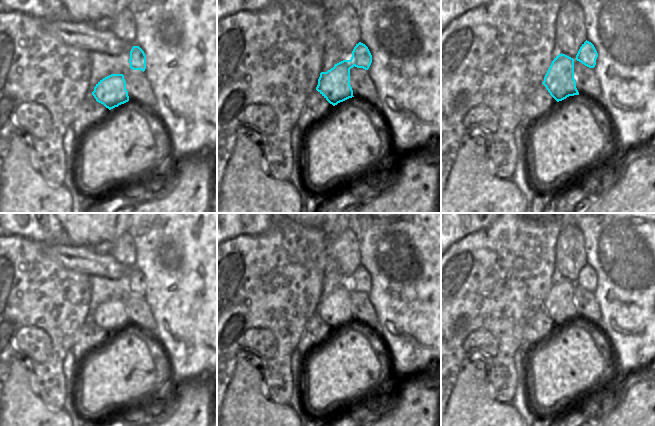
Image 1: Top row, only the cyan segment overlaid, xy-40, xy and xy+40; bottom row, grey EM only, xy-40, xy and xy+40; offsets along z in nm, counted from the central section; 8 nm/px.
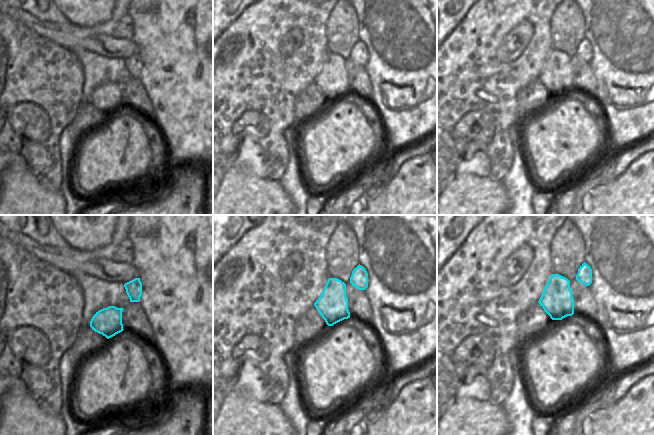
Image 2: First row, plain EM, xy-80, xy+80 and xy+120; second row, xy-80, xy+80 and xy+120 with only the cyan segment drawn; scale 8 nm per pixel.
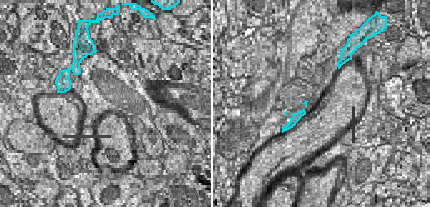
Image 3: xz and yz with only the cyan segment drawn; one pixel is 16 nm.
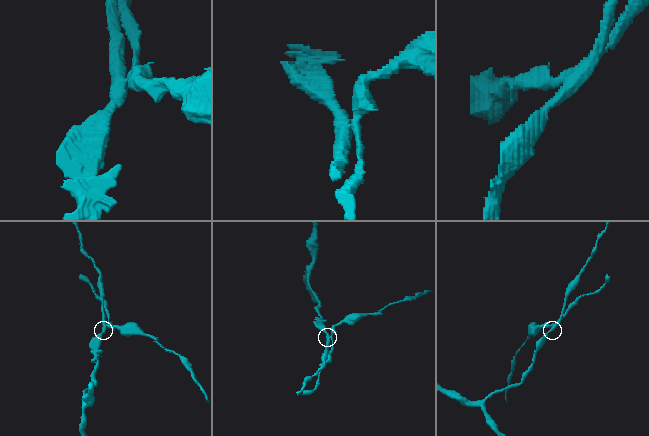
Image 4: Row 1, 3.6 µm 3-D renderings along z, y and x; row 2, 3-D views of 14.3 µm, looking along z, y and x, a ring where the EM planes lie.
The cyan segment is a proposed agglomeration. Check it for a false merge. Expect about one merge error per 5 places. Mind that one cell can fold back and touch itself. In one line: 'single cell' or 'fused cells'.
fused cells

